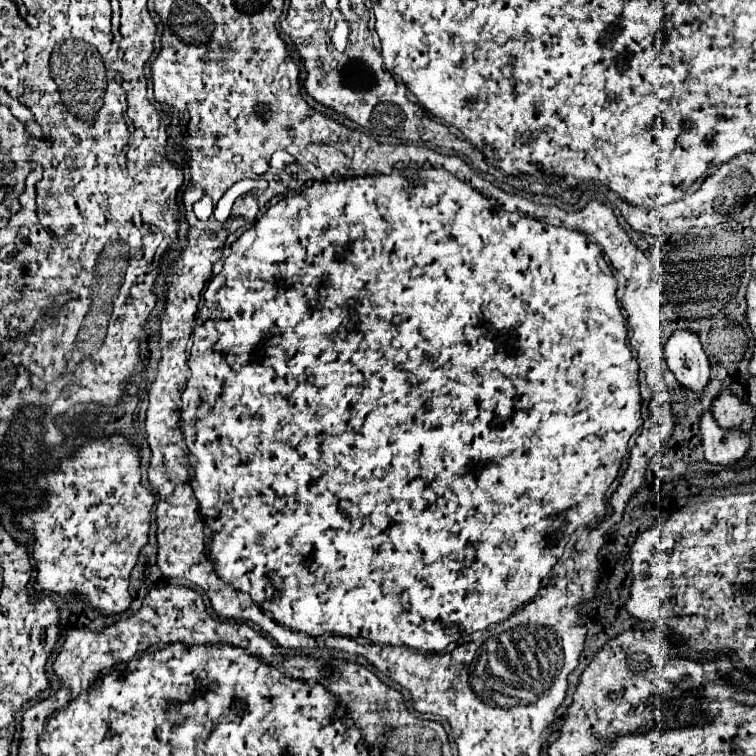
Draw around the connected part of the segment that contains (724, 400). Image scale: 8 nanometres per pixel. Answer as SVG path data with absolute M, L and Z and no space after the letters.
M722 389L712 401L712 413L722 427L736 427L748 431L752 427L754 409L750 403L738 399L730 389Z

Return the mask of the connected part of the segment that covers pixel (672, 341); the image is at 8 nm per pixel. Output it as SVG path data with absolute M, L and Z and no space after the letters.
M688 329L674 331L664 345L664 353L668 367L676 375L678 383L682 387L694 389L696 395L700 395L700 391L710 379L710 365L696 333Z

